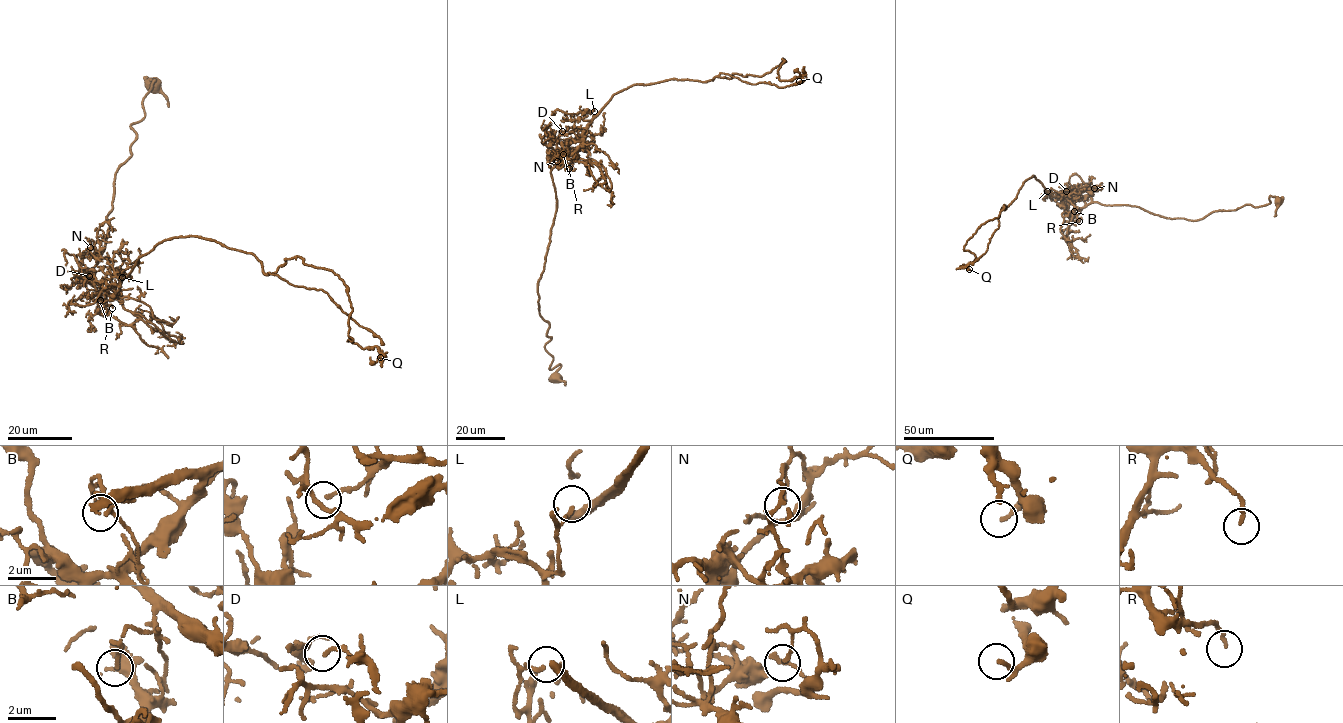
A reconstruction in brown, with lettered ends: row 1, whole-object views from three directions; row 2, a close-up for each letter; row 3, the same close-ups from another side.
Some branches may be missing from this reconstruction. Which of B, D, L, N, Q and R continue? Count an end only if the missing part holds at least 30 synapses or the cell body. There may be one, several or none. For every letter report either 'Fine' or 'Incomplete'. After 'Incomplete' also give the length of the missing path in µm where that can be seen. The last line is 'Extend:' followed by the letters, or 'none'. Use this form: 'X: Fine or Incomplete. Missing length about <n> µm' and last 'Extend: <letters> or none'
B: Fine
D: Fine
L: Fine
N: Fine
Q: Fine
R: Incomplete. Missing length about 10 µm
Extend: R

